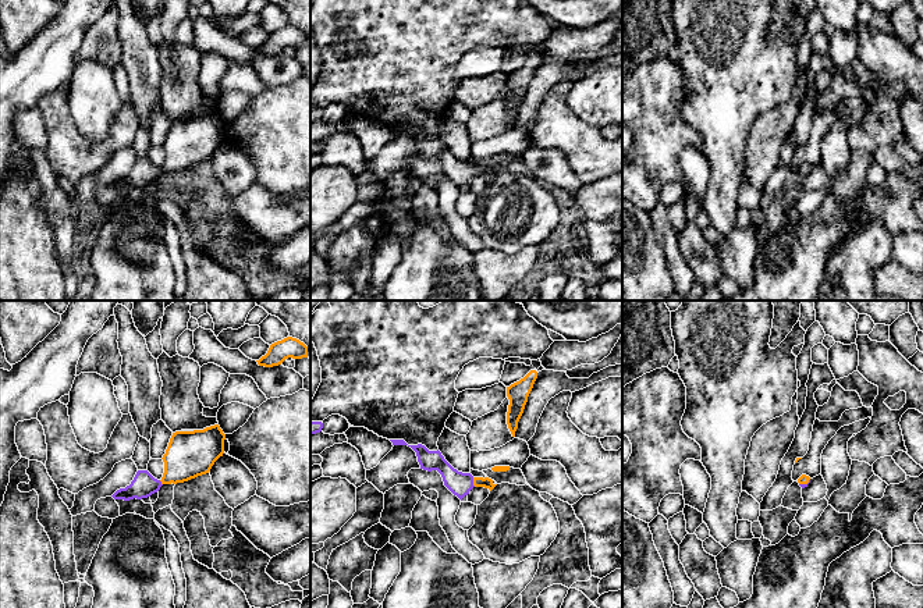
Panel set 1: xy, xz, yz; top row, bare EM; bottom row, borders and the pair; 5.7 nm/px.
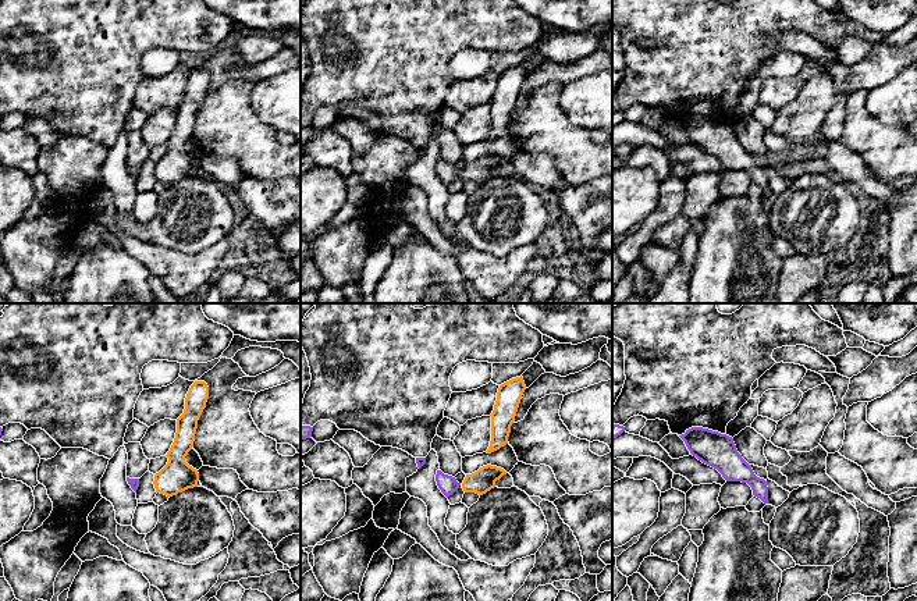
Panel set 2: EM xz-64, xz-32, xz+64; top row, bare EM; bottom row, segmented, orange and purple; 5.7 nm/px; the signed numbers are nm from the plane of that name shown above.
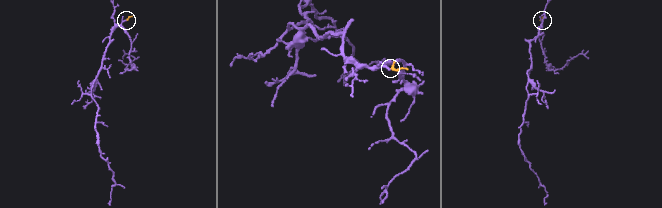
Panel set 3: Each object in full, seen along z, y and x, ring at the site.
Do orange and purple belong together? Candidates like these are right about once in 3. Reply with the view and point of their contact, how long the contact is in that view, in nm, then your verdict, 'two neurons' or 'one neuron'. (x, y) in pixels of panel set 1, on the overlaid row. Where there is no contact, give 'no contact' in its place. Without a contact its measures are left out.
xz (474, 482) | 60 nm | one neuron

